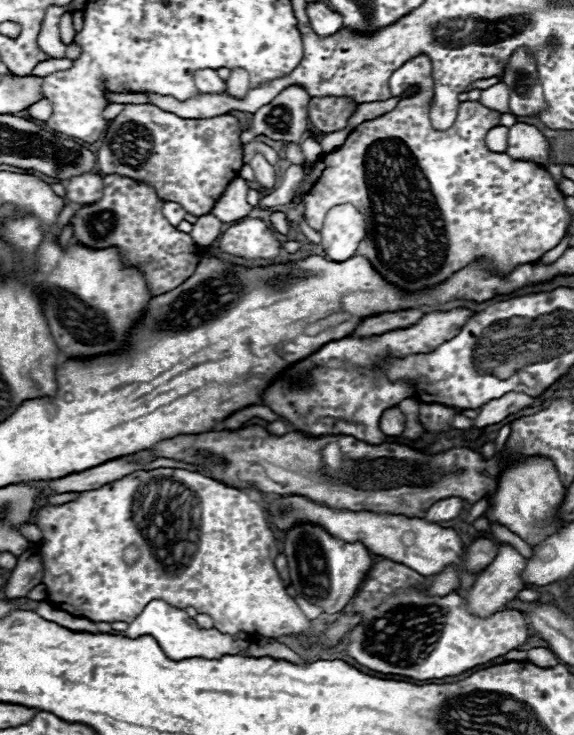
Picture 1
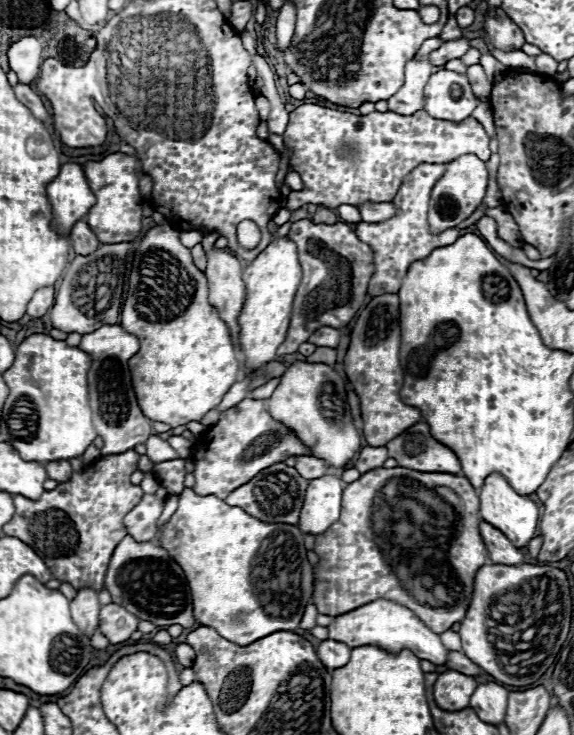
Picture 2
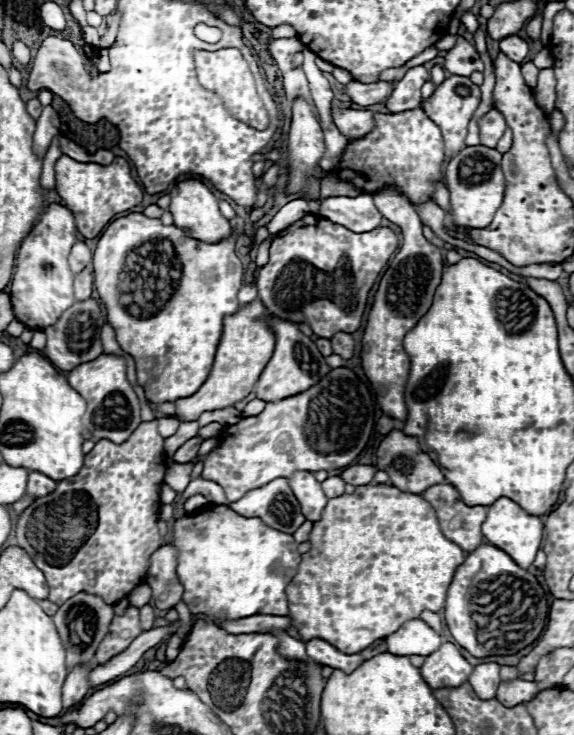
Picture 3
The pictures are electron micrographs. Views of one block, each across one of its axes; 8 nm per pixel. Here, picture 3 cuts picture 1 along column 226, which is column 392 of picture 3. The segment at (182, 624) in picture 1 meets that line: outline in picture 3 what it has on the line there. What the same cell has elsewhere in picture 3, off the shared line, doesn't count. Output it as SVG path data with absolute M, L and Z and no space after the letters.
M416 618L404 622L398 632L390 634L386 638L386 644L388 644L388 652L394 656L412 656L412 654L426 656L438 650L442 640L434 628L430 628L426 622Z

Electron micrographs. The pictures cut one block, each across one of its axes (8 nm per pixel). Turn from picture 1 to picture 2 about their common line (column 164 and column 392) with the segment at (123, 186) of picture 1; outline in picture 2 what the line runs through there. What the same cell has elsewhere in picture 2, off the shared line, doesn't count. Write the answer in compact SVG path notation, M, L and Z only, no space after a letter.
M422 164L422 166L414 168L402 180L398 194L392 200L398 214L394 218L390 218L390 222L380 222L380 224L360 222L360 224L356 224L358 238L364 244L368 244L374 252L374 268L376 270L374 270L374 276L372 276L370 288L368 288L370 296L378 296L378 294L386 294L386 292L398 292L400 280L406 276L410 264L424 260L434 248L448 246L460 236L460 232L442 232L442 234L430 234L428 232L426 212L428 212L430 192L432 192L434 184L442 178L444 172L446 172L446 164Z

